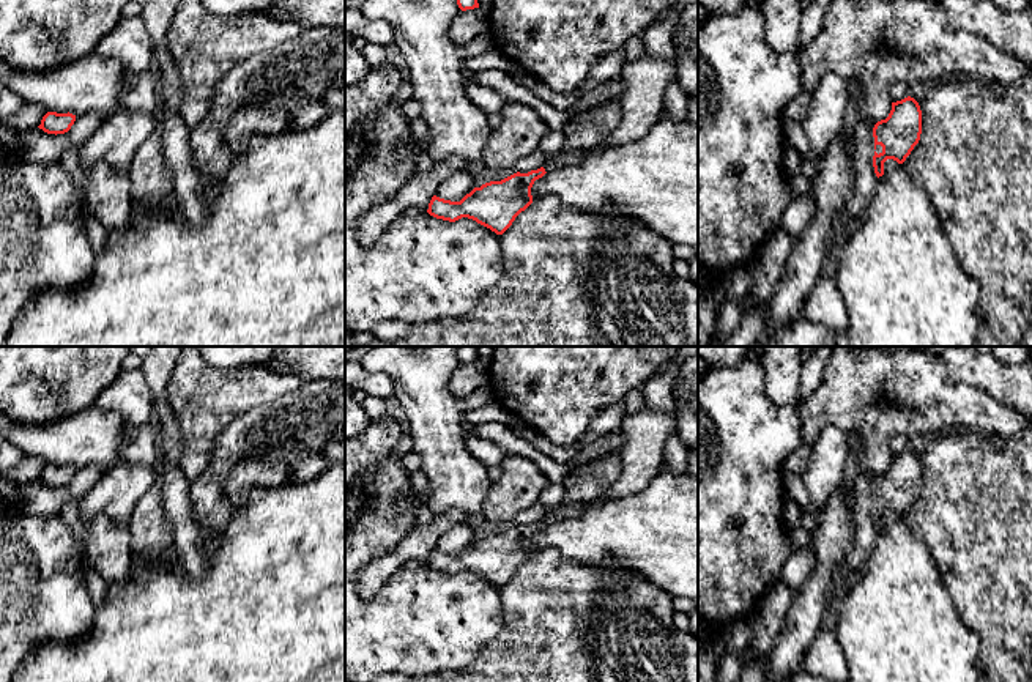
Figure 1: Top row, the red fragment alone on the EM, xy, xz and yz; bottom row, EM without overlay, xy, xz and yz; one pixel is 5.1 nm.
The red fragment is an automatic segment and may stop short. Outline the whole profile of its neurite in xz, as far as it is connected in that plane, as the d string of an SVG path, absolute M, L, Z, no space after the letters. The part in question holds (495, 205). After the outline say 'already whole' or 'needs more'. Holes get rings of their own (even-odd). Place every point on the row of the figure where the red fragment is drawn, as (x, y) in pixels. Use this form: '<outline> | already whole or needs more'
M559 151L537 170L514 173L501 181L474 187L460 202L432 197L427 213L436 219L455 222L462 217L476 221L496 235L503 235L515 217L533 203L531 187L547 172L583 161L585 151Z | needs more

